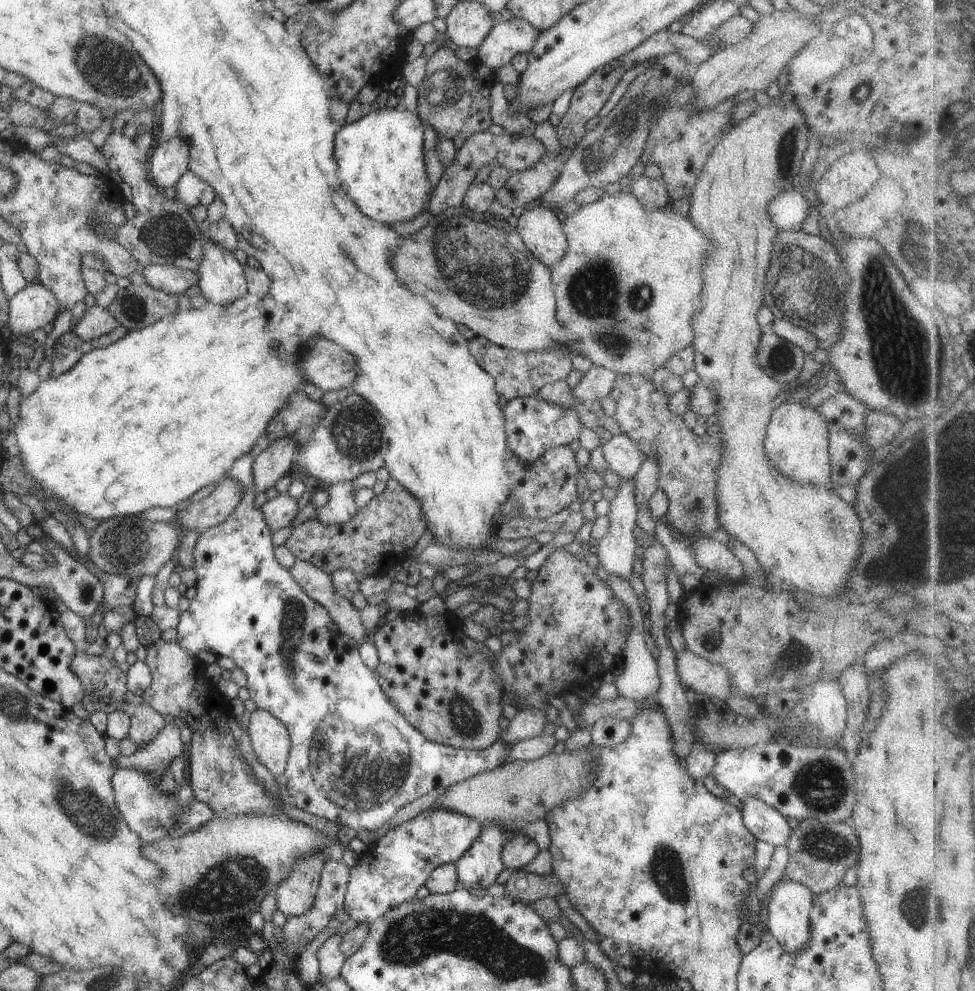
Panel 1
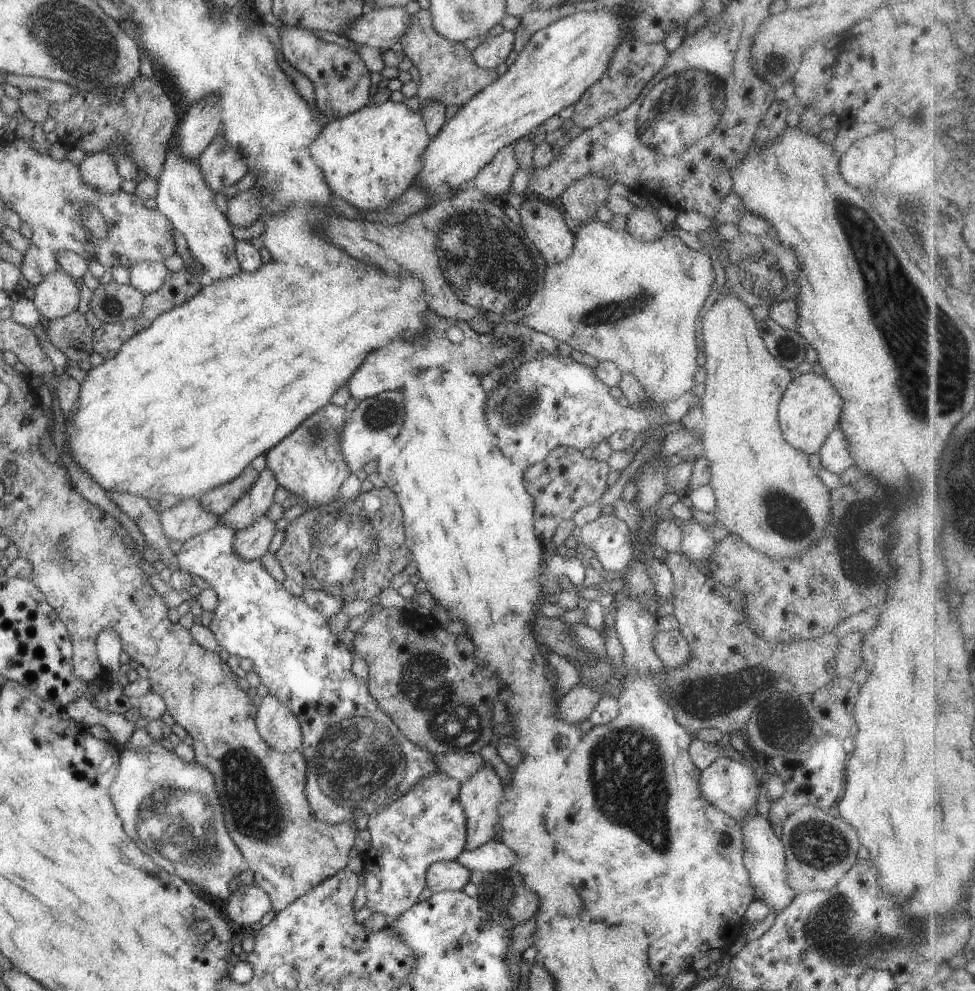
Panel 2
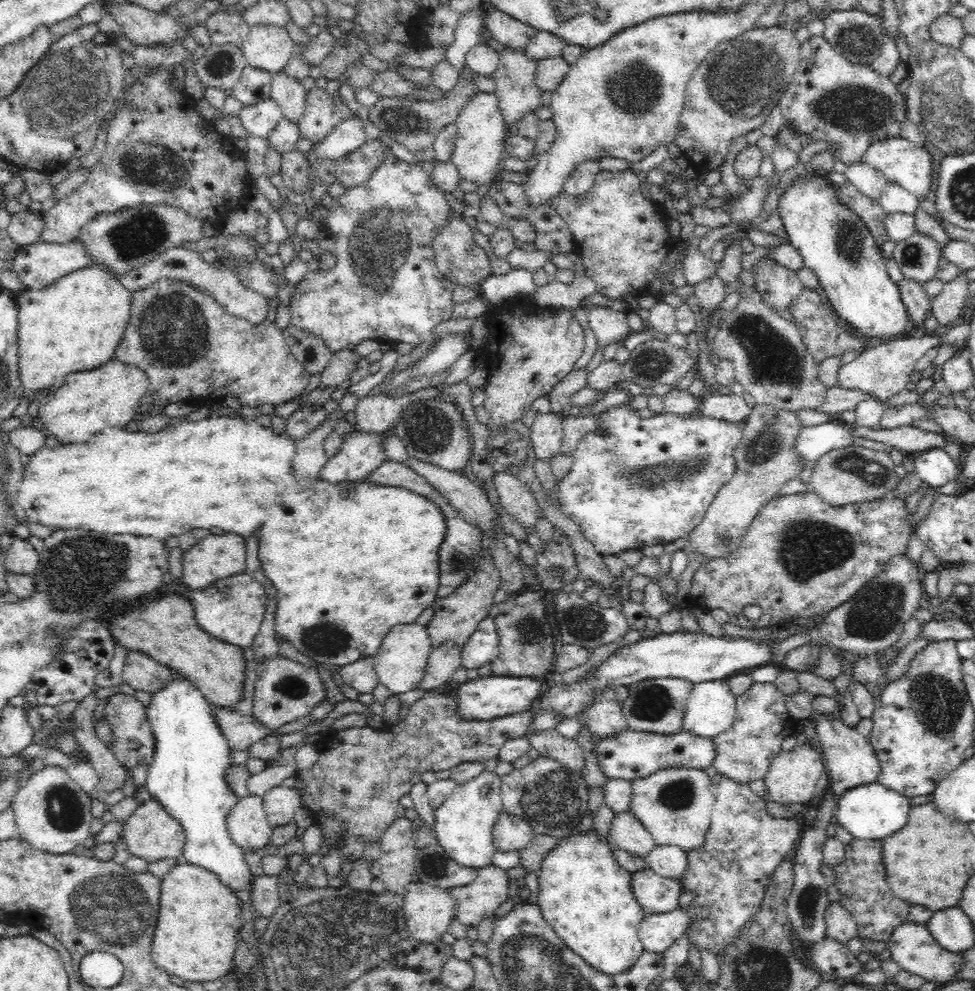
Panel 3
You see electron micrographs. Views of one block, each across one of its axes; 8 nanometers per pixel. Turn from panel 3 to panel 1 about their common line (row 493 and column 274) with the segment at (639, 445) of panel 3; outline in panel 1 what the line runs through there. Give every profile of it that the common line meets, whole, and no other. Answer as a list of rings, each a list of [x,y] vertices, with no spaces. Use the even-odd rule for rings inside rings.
[[[248,452],[244,456],[240,456],[232,468],[228,470],[227,476],[234,478],[238,484],[242,484],[242,500],[240,504],[232,511],[225,522],[218,524],[216,527],[207,528],[196,541],[194,546],[194,572],[197,576],[195,582],[196,596],[191,600],[188,610],[182,613],[176,627],[176,641],[181,645],[186,652],[198,655],[200,650],[210,650],[218,657],[226,656],[232,658],[236,662],[236,666],[242,668],[247,674],[246,688],[249,690],[250,698],[256,702],[258,709],[270,712],[274,718],[280,720],[286,725],[290,738],[292,740],[292,748],[288,755],[287,765],[284,772],[279,776],[278,783],[285,793],[285,797],[289,799],[293,806],[310,812],[314,816],[322,816],[326,820],[335,822],[338,826],[348,826],[354,830],[374,830],[380,828],[386,820],[390,820],[396,812],[410,804],[414,799],[428,794],[436,788],[447,788],[454,783],[467,779],[468,777],[477,775],[482,771],[491,771],[499,767],[506,758],[508,758],[508,746],[502,740],[494,742],[492,746],[484,750],[476,749],[460,749],[448,745],[432,742],[428,740],[421,732],[418,732],[398,710],[398,707],[382,692],[382,687],[377,679],[376,671],[370,670],[364,664],[362,657],[359,654],[359,643],[354,642],[352,638],[342,634],[338,630],[336,624],[332,622],[332,618],[322,604],[316,602],[307,592],[296,582],[295,578],[286,570],[282,564],[276,560],[275,546],[272,544],[273,532],[269,531],[269,526],[264,520],[261,508],[254,506],[254,498],[256,498],[256,486],[252,480],[252,466],[254,464],[254,456]]]

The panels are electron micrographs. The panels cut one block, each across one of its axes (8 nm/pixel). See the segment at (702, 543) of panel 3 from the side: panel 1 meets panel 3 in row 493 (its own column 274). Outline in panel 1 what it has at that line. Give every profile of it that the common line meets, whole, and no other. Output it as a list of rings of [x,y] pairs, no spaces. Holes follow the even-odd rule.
[[[256,709],[251,712],[247,733],[256,758],[270,774],[278,780],[287,765],[292,740],[285,724],[274,718],[270,712]]]

